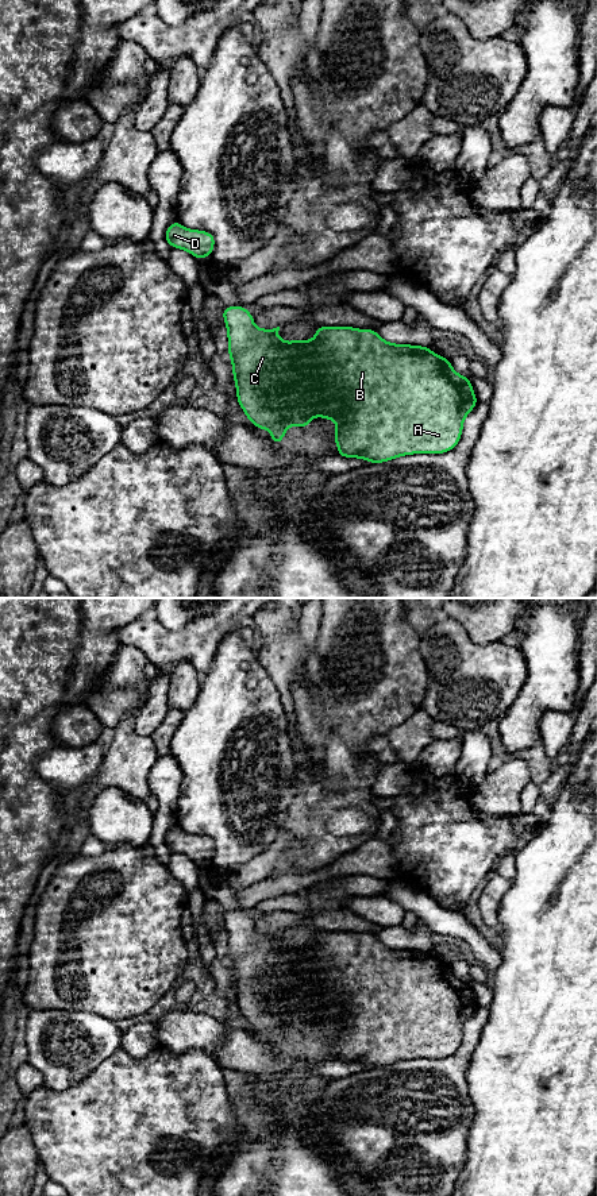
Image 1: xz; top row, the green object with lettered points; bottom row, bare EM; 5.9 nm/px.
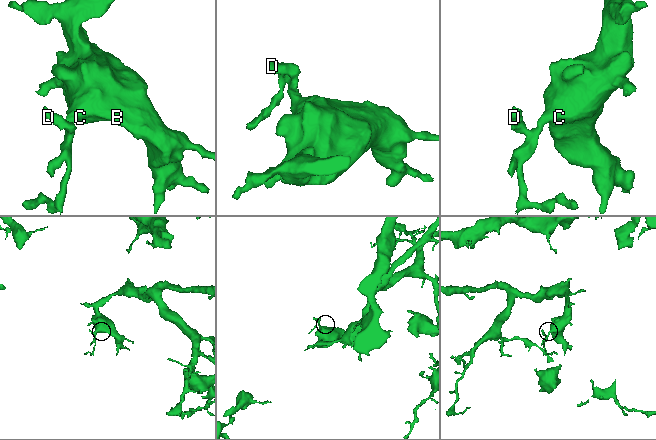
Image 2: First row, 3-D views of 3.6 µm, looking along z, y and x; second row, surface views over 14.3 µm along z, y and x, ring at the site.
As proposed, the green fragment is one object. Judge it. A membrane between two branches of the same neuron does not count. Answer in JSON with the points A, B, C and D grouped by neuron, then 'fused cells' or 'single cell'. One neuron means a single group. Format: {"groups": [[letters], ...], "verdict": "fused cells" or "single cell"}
{"groups": [["A", "B", "C", "D"]], "verdict": "single cell"}

